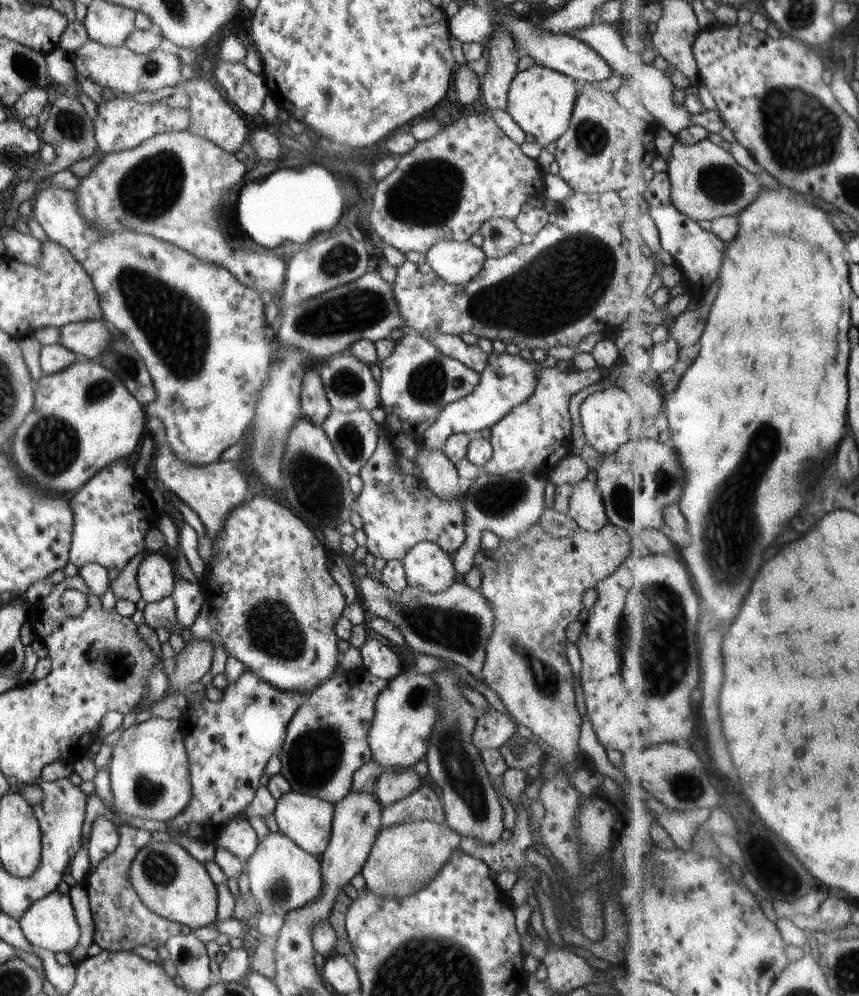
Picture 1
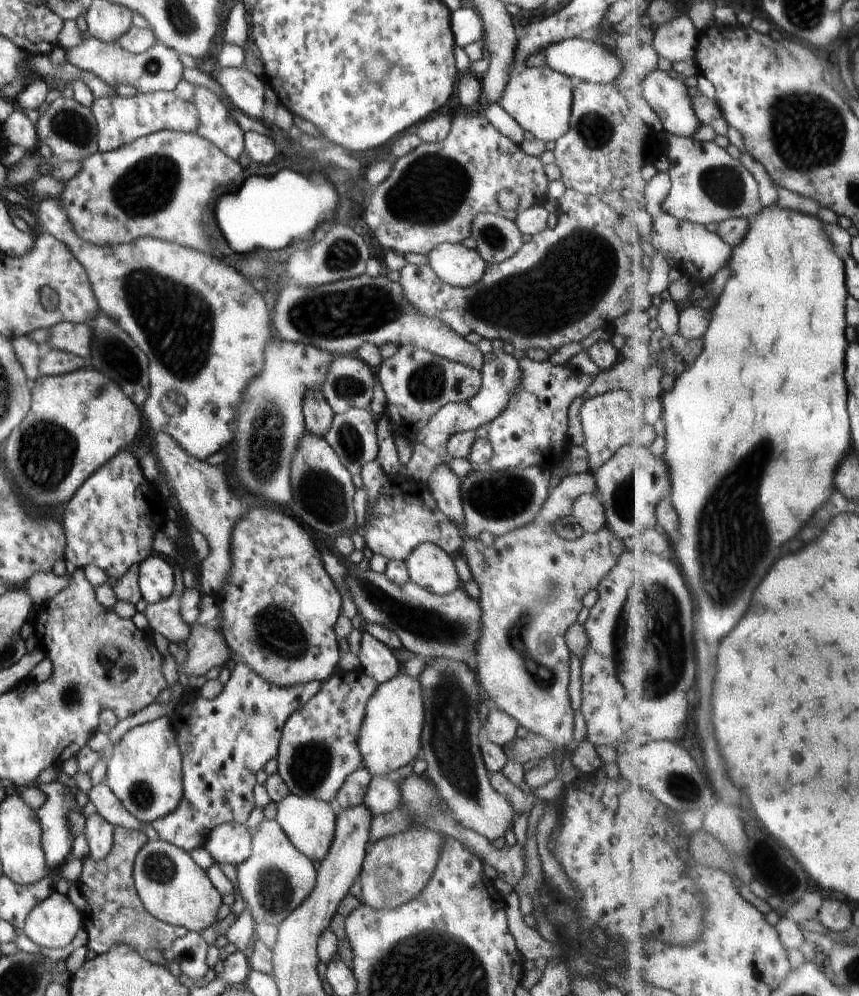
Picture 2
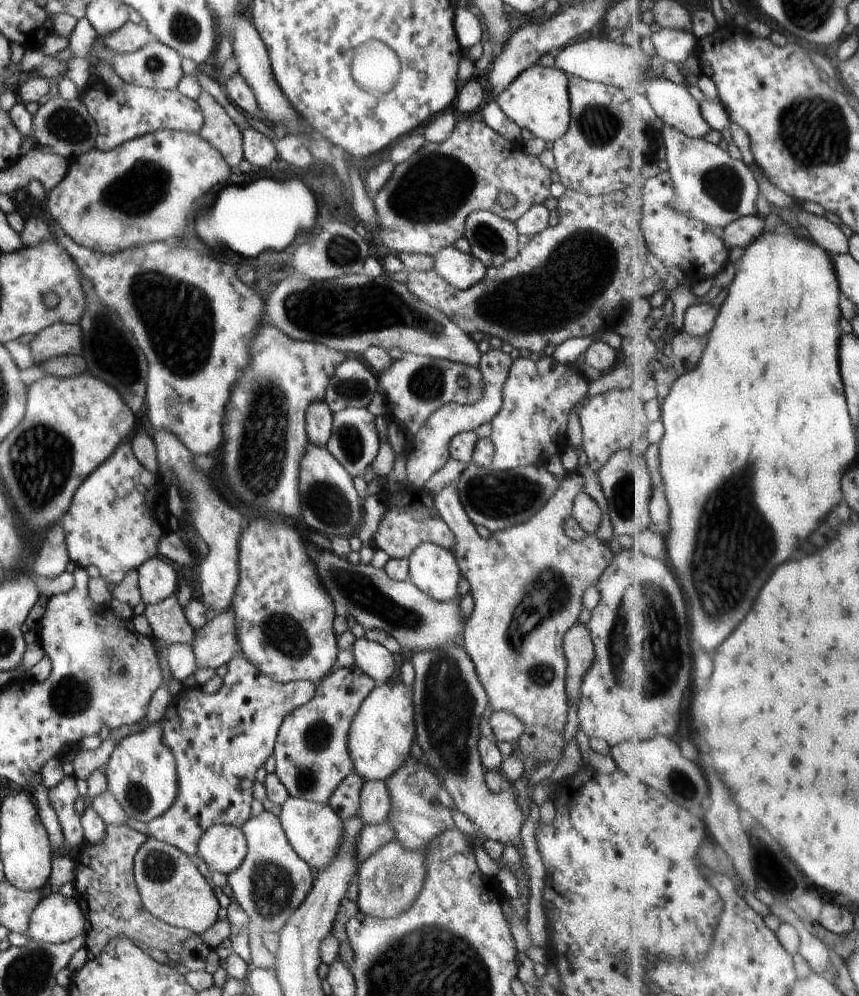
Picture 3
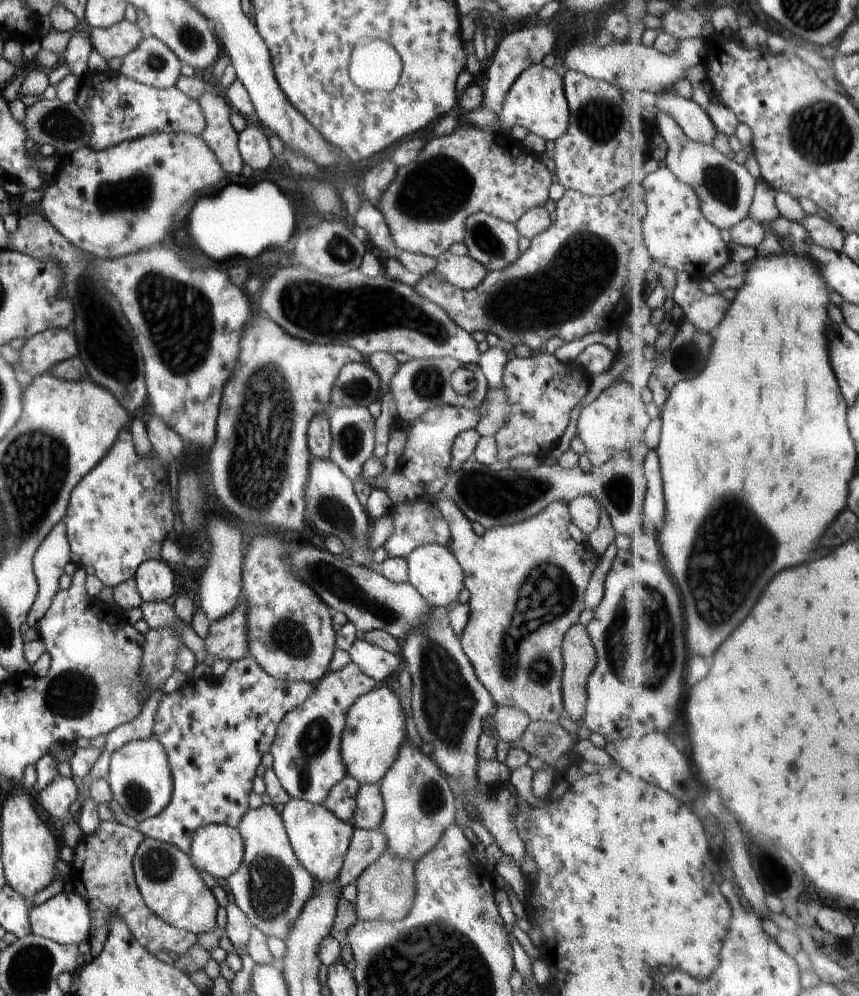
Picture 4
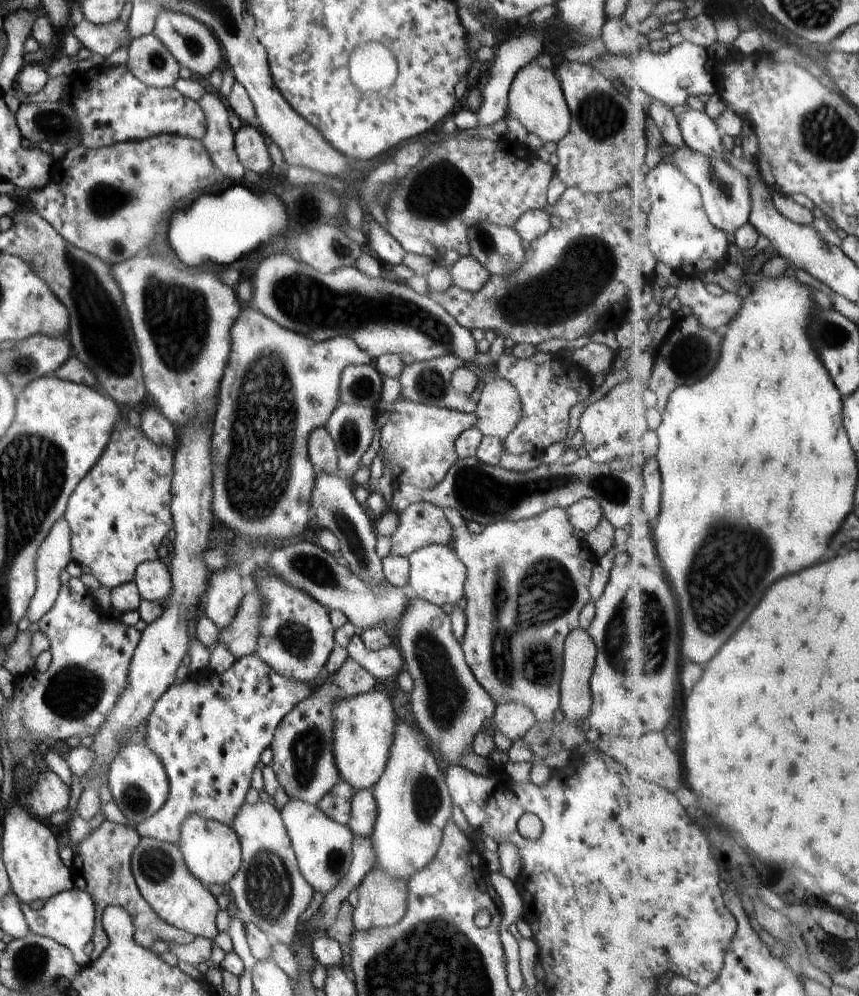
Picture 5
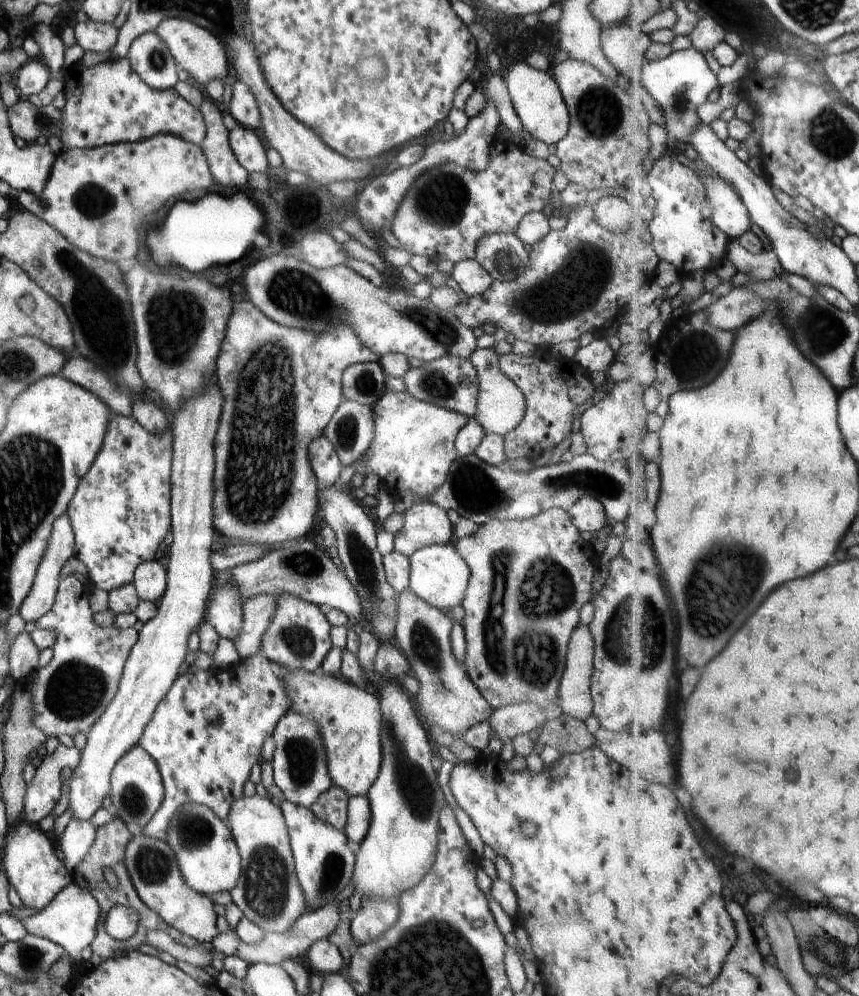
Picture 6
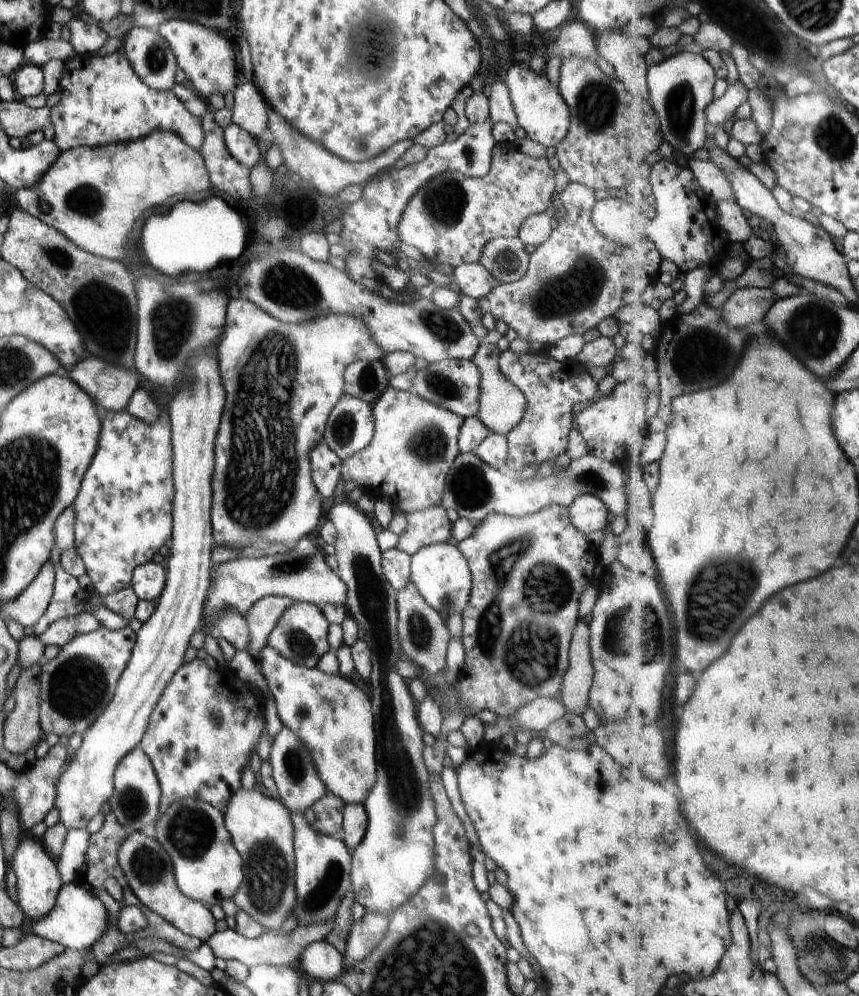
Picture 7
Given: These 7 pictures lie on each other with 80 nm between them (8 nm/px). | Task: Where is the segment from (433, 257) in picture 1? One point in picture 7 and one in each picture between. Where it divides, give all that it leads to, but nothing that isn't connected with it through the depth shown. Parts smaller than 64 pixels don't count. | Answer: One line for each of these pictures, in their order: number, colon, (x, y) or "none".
2: (457, 265)
3: (462, 270)
4: (464, 272)
5: (467, 273)
6: (468, 275)
7: (473, 279)

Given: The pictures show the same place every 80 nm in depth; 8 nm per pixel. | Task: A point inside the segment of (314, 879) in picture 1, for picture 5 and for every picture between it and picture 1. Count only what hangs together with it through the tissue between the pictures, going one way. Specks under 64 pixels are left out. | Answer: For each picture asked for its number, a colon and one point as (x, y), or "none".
2: (276, 878)
3: (273, 881)
4: (271, 887)
5: (269, 889)

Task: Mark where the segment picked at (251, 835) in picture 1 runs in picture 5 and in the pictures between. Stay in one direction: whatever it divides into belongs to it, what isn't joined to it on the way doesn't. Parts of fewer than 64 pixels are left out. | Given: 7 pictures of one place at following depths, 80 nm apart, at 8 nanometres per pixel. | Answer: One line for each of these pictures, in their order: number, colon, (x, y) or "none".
2: (228, 843)
3: (223, 848)
4: (215, 849)
5: (211, 850)

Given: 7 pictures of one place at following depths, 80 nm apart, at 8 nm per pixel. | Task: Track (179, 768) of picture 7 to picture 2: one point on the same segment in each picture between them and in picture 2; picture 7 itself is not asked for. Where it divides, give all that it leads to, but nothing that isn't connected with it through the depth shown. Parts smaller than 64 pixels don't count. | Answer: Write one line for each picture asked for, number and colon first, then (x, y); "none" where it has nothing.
2: (224, 741)
3: (218, 741)
4: (214, 732)
5: (209, 731)
6: (205, 736)

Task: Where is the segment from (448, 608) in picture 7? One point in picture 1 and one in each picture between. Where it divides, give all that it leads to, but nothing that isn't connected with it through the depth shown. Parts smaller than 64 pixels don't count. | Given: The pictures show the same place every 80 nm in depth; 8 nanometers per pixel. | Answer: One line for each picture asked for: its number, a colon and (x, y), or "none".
1: (427, 567)
2: (430, 567)
3: (434, 570)
4: (434, 572)
5: (436, 574)
6: (438, 575)

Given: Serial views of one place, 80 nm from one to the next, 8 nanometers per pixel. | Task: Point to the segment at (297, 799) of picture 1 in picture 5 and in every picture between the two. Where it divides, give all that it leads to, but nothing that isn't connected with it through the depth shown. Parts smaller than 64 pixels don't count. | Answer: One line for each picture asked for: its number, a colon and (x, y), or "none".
2: (309, 823)
3: (314, 830)
4: (320, 840)
5: (323, 848)

